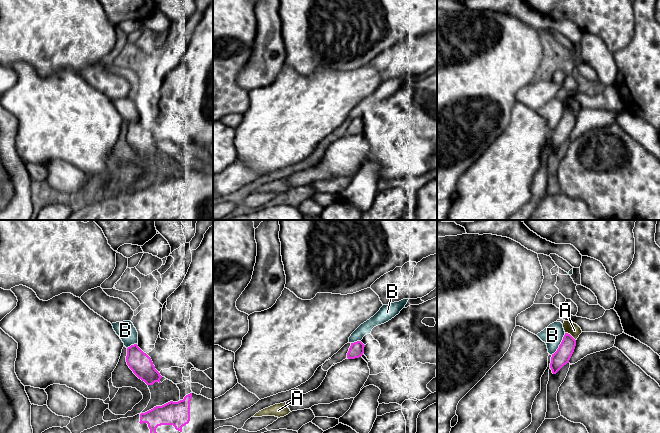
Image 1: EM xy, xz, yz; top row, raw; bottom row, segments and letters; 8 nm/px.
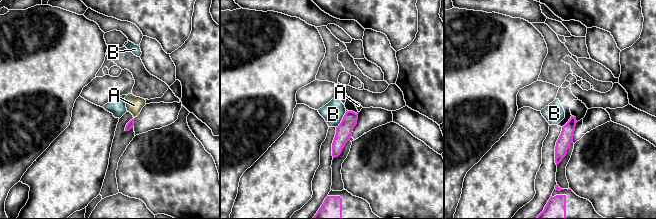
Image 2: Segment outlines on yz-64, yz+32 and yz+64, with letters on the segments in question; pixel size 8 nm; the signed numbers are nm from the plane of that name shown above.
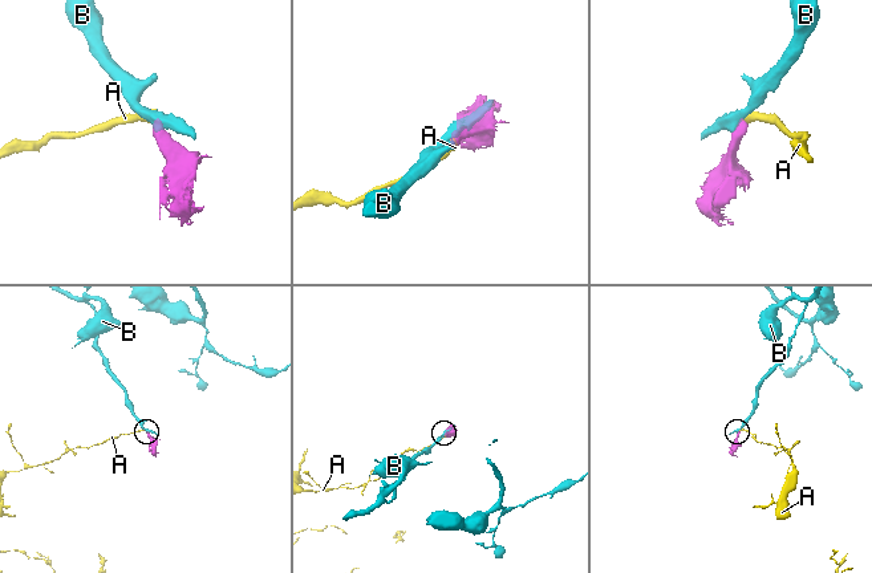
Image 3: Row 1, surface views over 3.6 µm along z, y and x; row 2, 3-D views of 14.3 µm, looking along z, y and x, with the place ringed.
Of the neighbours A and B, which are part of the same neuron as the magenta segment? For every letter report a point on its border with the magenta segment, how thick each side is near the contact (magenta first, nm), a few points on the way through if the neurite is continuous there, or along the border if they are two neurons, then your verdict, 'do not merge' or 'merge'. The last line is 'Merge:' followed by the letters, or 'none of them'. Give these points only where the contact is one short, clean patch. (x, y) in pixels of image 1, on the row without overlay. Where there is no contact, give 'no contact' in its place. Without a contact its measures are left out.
A: contact yz (570, 111); calibres 140 and 100 nm; border yz (565, 108), (575, 116); do not merge
B: contact yz (560, 120); calibres 140 and 160 nm; border yz (565, 109), (559, 123), (551, 130); do not merge
Merge: none of them

